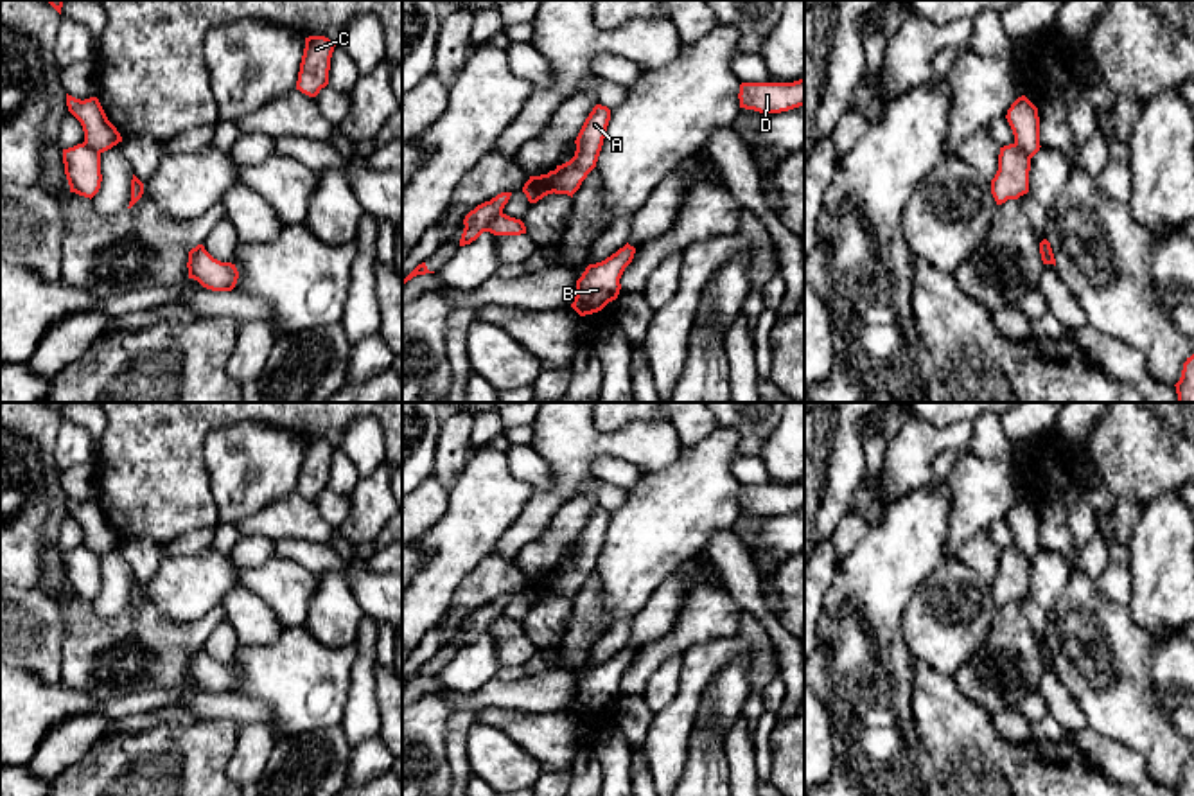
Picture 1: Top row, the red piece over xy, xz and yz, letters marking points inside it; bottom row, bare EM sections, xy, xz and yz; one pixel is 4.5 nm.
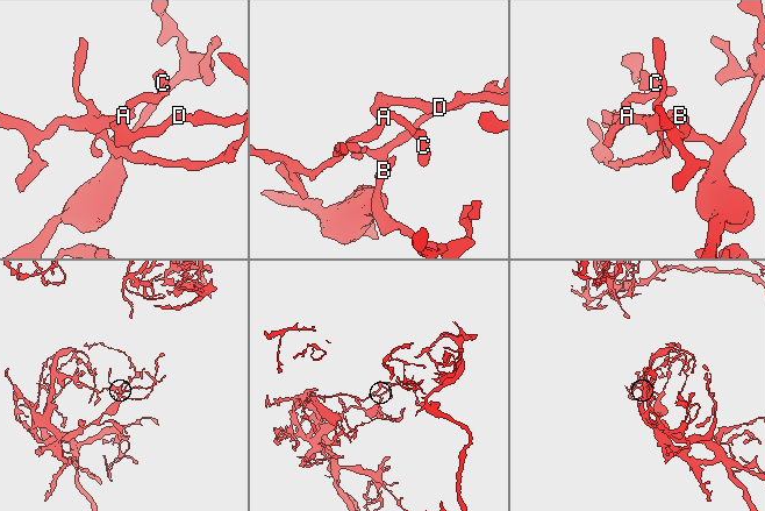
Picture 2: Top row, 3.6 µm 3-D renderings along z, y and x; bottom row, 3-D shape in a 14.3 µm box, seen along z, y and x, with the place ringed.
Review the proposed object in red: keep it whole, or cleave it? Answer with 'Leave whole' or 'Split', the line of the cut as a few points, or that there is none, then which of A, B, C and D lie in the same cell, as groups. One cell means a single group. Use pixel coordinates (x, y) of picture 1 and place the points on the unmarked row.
Split. Split along xz (501, 613), (487, 633). Groups: A C D / B

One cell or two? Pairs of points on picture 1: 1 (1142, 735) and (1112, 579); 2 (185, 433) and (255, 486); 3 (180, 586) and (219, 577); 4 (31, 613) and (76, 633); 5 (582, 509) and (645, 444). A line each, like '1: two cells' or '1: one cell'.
1: two cells
2: two cells
3: one cell
4: two cells
5: two cells

